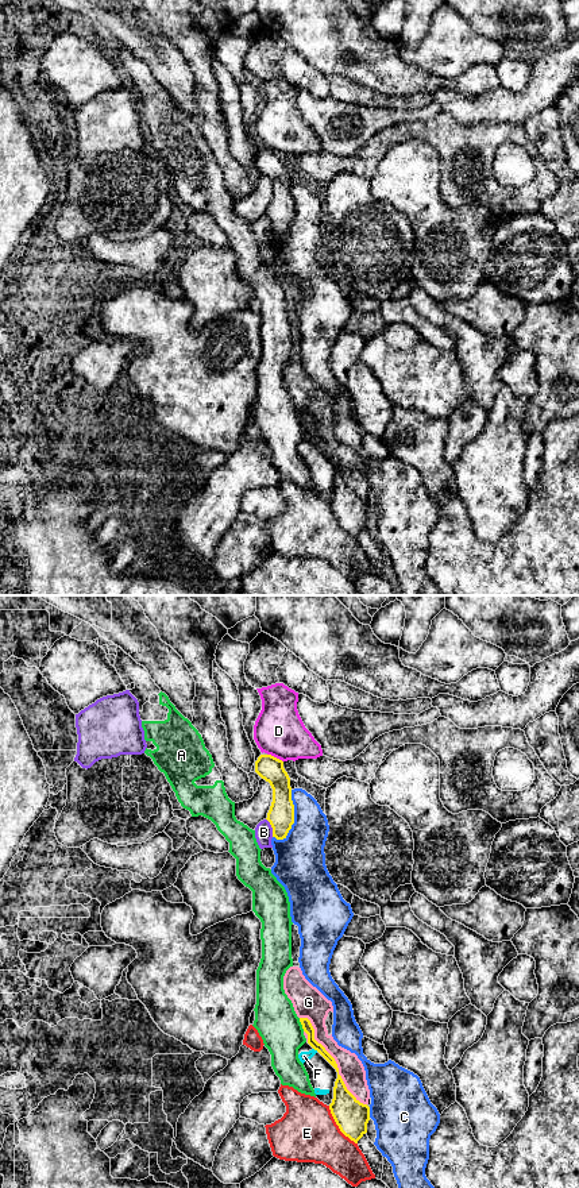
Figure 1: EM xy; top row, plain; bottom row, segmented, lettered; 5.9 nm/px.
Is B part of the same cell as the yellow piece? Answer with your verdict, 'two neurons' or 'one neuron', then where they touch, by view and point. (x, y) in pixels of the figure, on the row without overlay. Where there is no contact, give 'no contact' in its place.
two neurons; meets yellow in xy at (271, 222)

